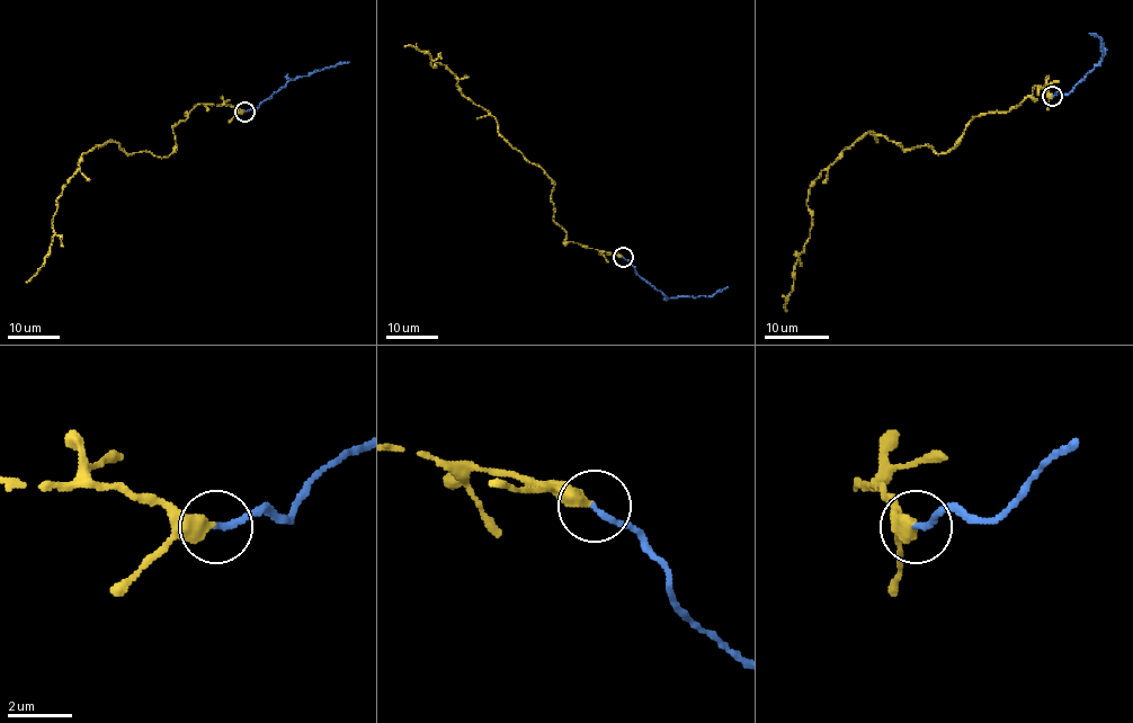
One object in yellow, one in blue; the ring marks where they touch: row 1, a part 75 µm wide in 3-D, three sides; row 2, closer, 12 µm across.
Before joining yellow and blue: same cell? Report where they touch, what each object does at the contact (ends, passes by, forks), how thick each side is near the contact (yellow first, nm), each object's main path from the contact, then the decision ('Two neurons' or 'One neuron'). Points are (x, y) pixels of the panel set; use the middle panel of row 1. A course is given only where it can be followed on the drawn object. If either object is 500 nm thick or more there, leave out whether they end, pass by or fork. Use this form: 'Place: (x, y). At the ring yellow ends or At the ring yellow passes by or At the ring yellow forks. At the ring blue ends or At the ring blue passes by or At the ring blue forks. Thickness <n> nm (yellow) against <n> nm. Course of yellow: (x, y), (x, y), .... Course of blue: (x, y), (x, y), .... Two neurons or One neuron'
Place: (623, 257). At the ring yellow ends. At the ring blue ends. Thickness 480 nm (yellow) against 180 nm. Course of yellow: (623, 257), (565, 240), (554, 221), (554, 183), (460, 90), (444, 64), (404, 46). Course of blue: (623, 257), (643, 279), (669, 298), (712, 297), (728, 286). One neuron

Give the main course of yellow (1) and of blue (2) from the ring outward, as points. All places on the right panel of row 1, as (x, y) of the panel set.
1: (1052, 95), (1035, 86), (975, 116), (946, 152), (868, 132), (847, 146), (810, 188), (786, 311)
2: (1052, 95), (1068, 94), (1104, 56), (1103, 39), (1089, 33)

